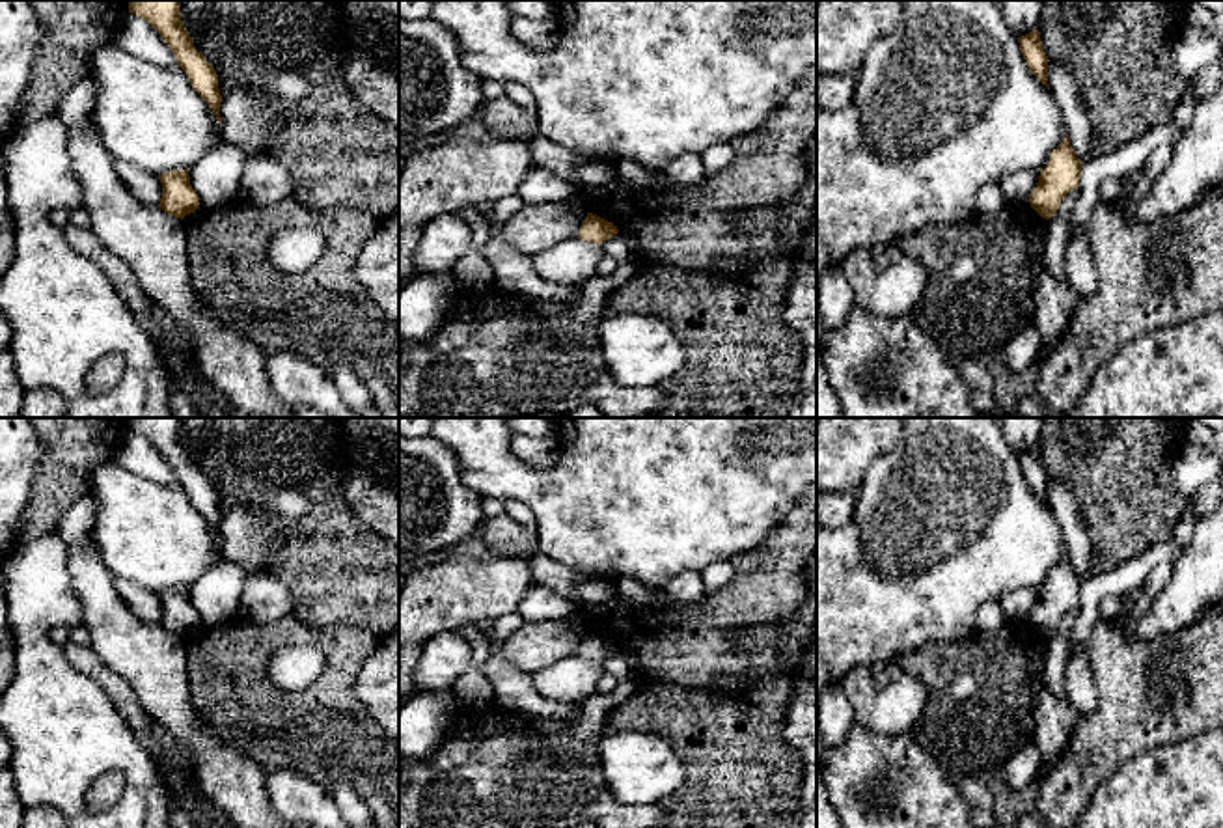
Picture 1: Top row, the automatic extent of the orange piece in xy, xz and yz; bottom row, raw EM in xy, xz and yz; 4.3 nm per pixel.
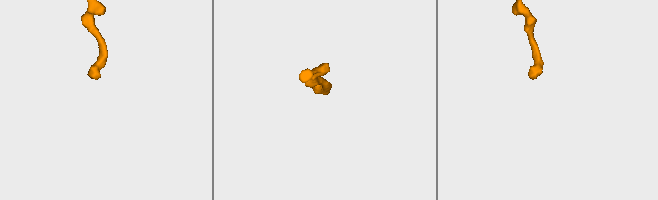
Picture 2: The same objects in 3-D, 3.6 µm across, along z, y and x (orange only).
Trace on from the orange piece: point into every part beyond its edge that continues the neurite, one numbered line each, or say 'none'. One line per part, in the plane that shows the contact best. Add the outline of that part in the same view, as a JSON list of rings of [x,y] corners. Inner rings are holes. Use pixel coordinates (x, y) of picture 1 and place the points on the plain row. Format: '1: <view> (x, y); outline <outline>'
none

